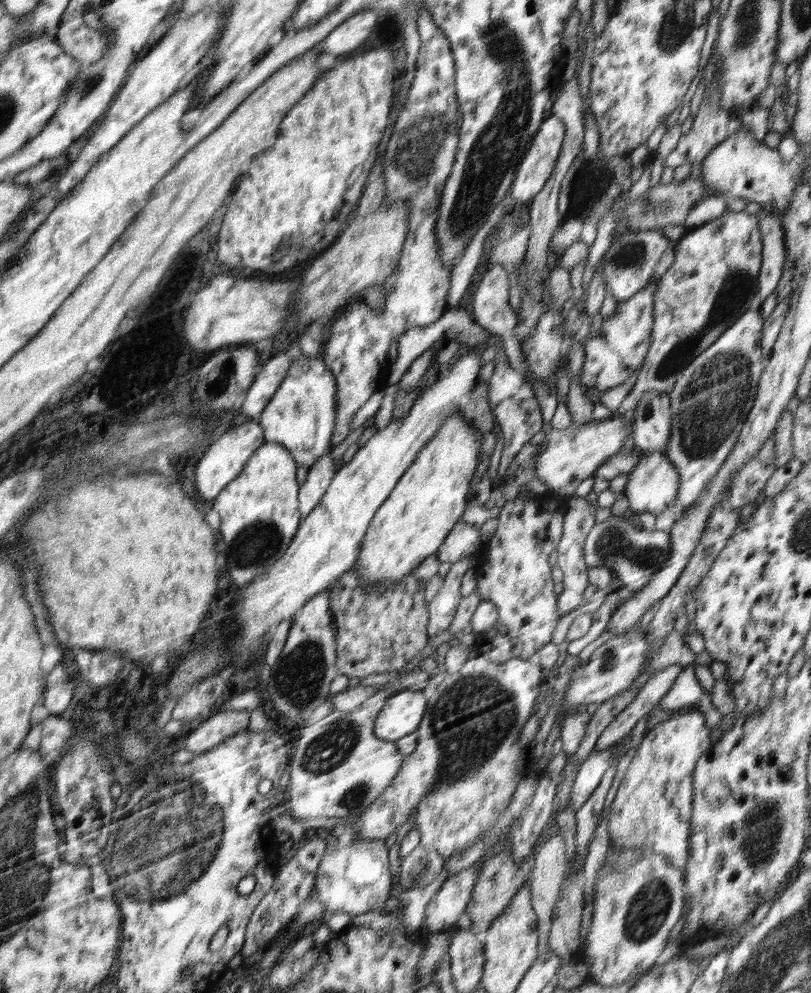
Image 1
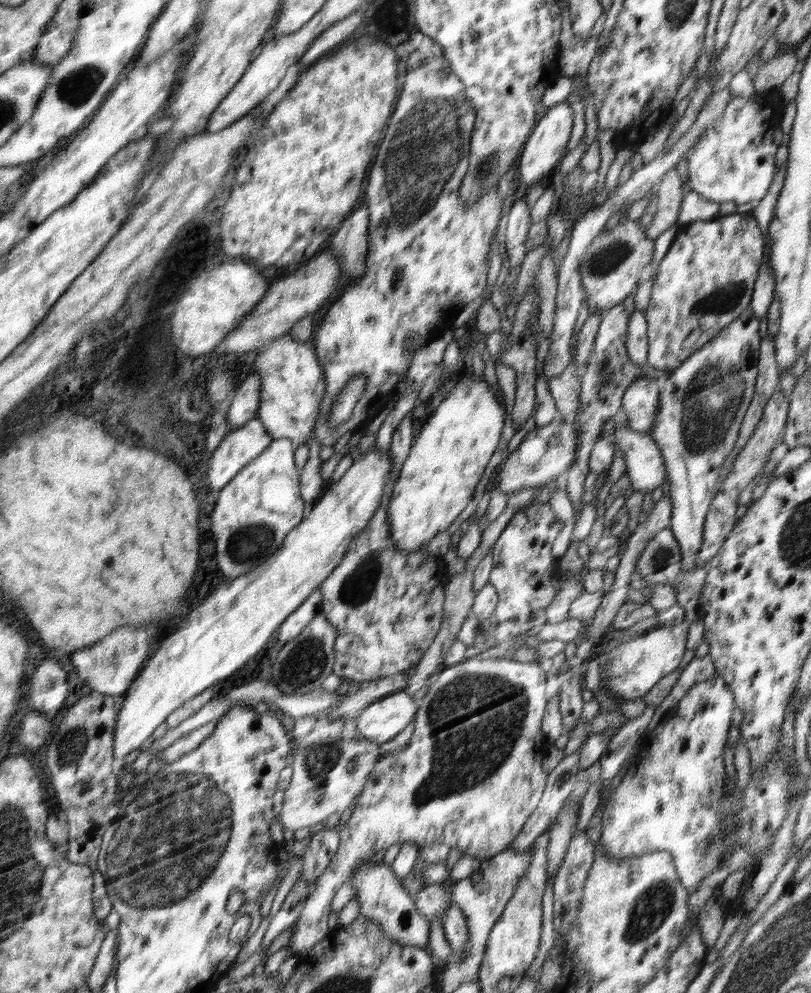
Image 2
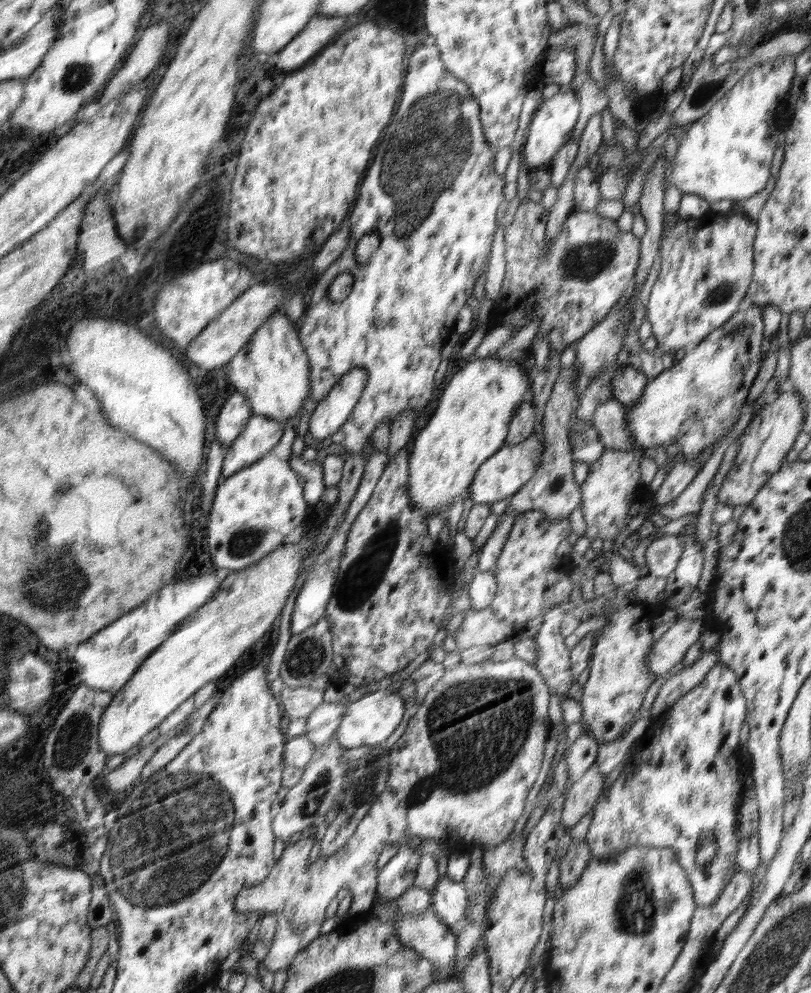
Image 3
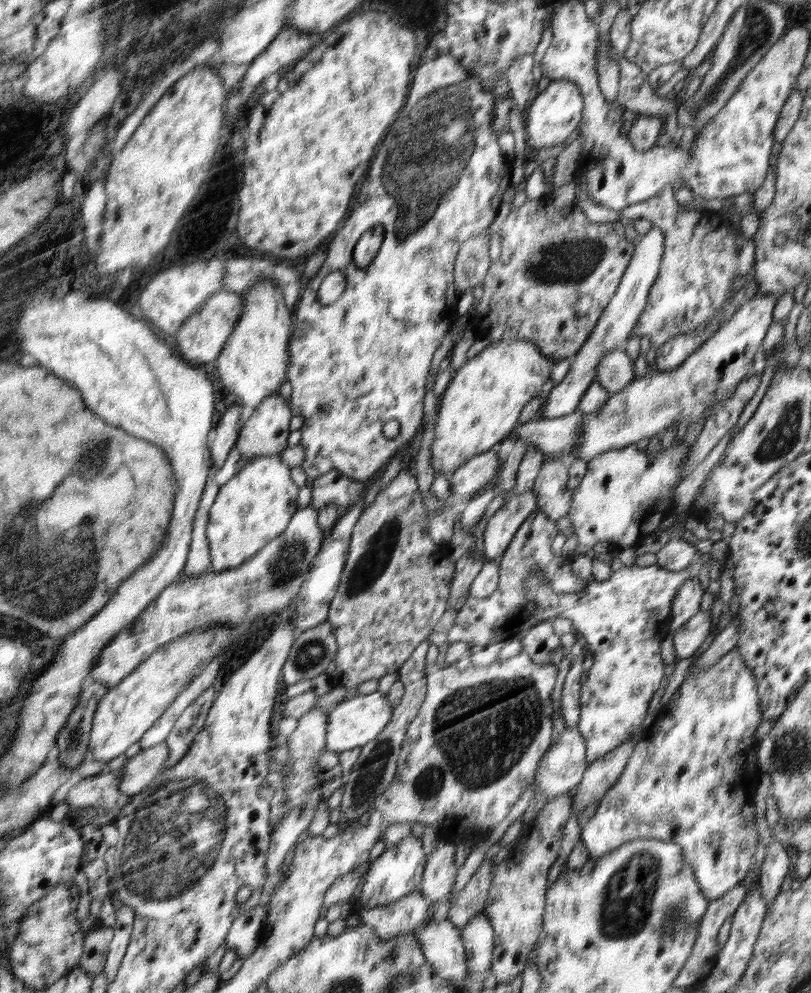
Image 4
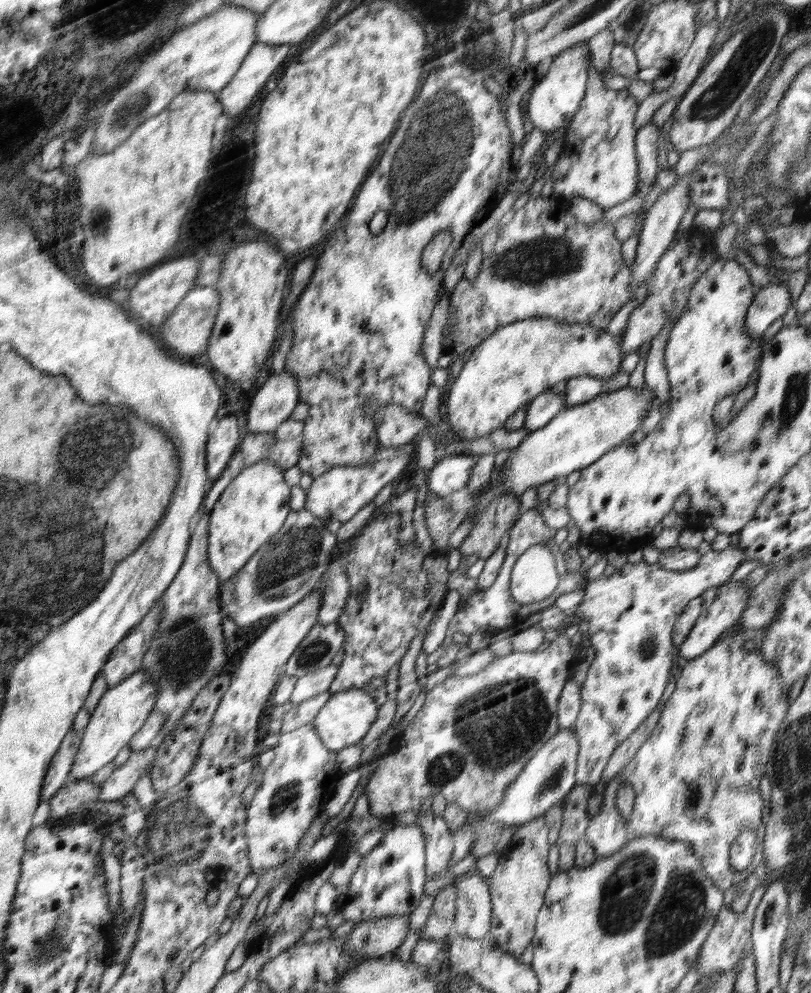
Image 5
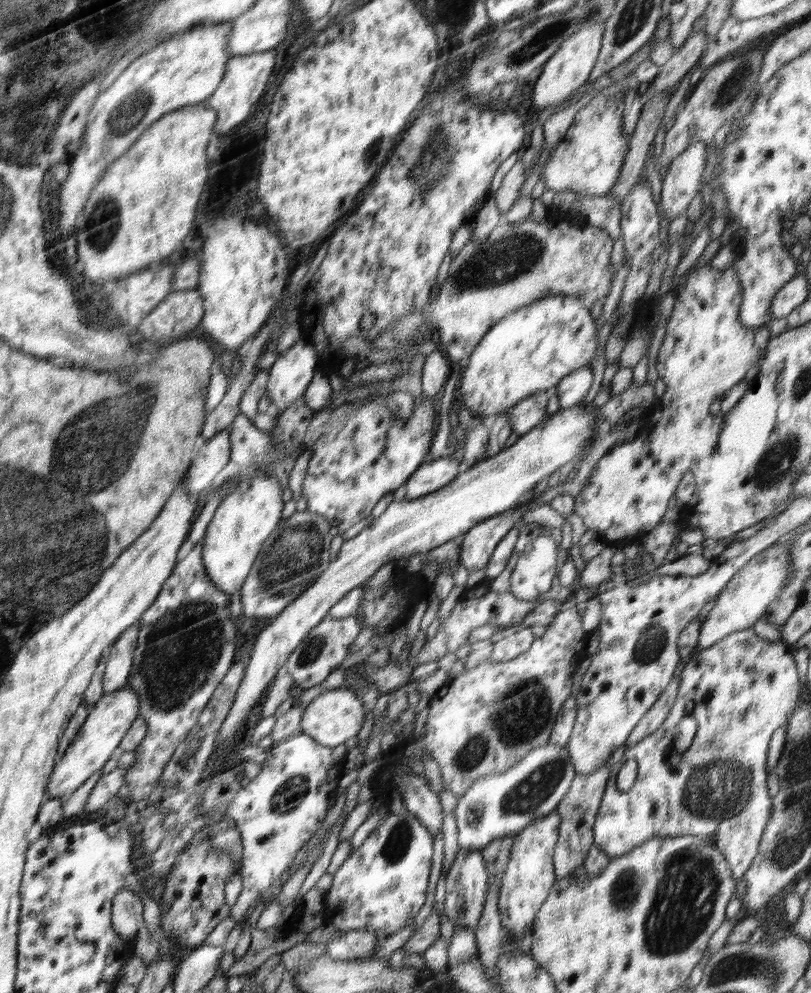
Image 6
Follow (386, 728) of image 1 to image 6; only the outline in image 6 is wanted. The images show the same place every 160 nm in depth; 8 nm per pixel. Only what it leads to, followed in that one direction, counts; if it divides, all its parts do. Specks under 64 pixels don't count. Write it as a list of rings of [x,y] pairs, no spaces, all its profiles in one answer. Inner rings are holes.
[[[342,686],[329,691],[324,690],[308,704],[301,718],[300,731],[315,737],[320,744],[334,748],[344,744],[348,738],[356,736],[362,726],[362,720],[364,720],[362,700],[358,700],[353,691]]]

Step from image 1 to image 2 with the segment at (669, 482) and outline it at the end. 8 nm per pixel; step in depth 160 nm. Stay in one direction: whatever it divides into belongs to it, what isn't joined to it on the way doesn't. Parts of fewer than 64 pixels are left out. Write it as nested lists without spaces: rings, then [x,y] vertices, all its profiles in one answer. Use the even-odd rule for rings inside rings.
[[[627,420],[616,425],[616,449],[624,454],[626,473],[630,478],[632,490],[644,495],[665,484],[667,470],[660,448],[654,439],[644,432],[632,430]]]

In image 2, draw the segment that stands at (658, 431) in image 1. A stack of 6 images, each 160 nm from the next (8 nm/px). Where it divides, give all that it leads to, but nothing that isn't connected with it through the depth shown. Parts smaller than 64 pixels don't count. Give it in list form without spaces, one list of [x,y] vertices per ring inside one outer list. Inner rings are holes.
[[[638,376],[624,391],[621,406],[632,430],[650,434],[659,409],[659,382],[648,376]]]

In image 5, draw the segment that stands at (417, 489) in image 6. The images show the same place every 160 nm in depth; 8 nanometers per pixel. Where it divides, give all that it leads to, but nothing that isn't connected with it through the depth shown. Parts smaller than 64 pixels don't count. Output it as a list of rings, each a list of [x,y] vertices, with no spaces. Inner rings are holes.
[[[452,454],[440,459],[428,475],[428,490],[442,497],[462,490],[468,484],[475,464],[476,459],[468,454]]]

